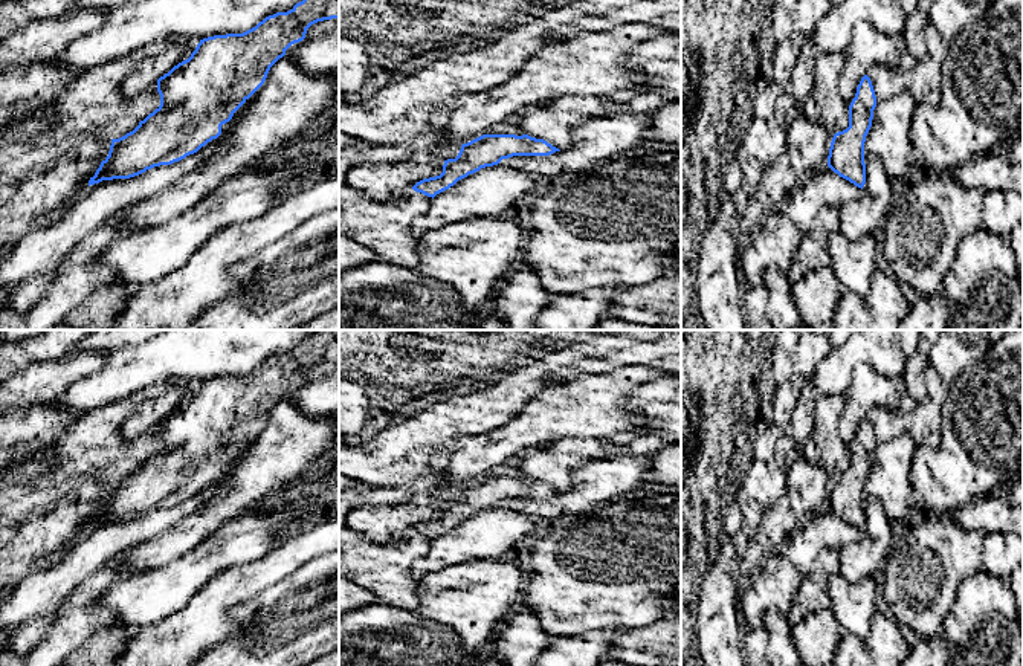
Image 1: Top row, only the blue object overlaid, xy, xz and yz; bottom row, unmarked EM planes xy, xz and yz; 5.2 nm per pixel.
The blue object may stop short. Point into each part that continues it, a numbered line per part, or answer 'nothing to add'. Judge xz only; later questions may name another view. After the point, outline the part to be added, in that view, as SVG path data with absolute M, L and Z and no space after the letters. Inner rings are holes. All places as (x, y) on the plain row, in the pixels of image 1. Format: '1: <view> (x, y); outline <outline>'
nothing to add

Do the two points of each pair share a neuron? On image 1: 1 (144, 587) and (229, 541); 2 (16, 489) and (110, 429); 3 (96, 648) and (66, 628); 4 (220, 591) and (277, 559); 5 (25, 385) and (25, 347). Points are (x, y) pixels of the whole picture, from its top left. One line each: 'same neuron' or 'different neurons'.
1: same neuron
2: same neuron
3: different neurons
4: same neuron
5: different neurons

